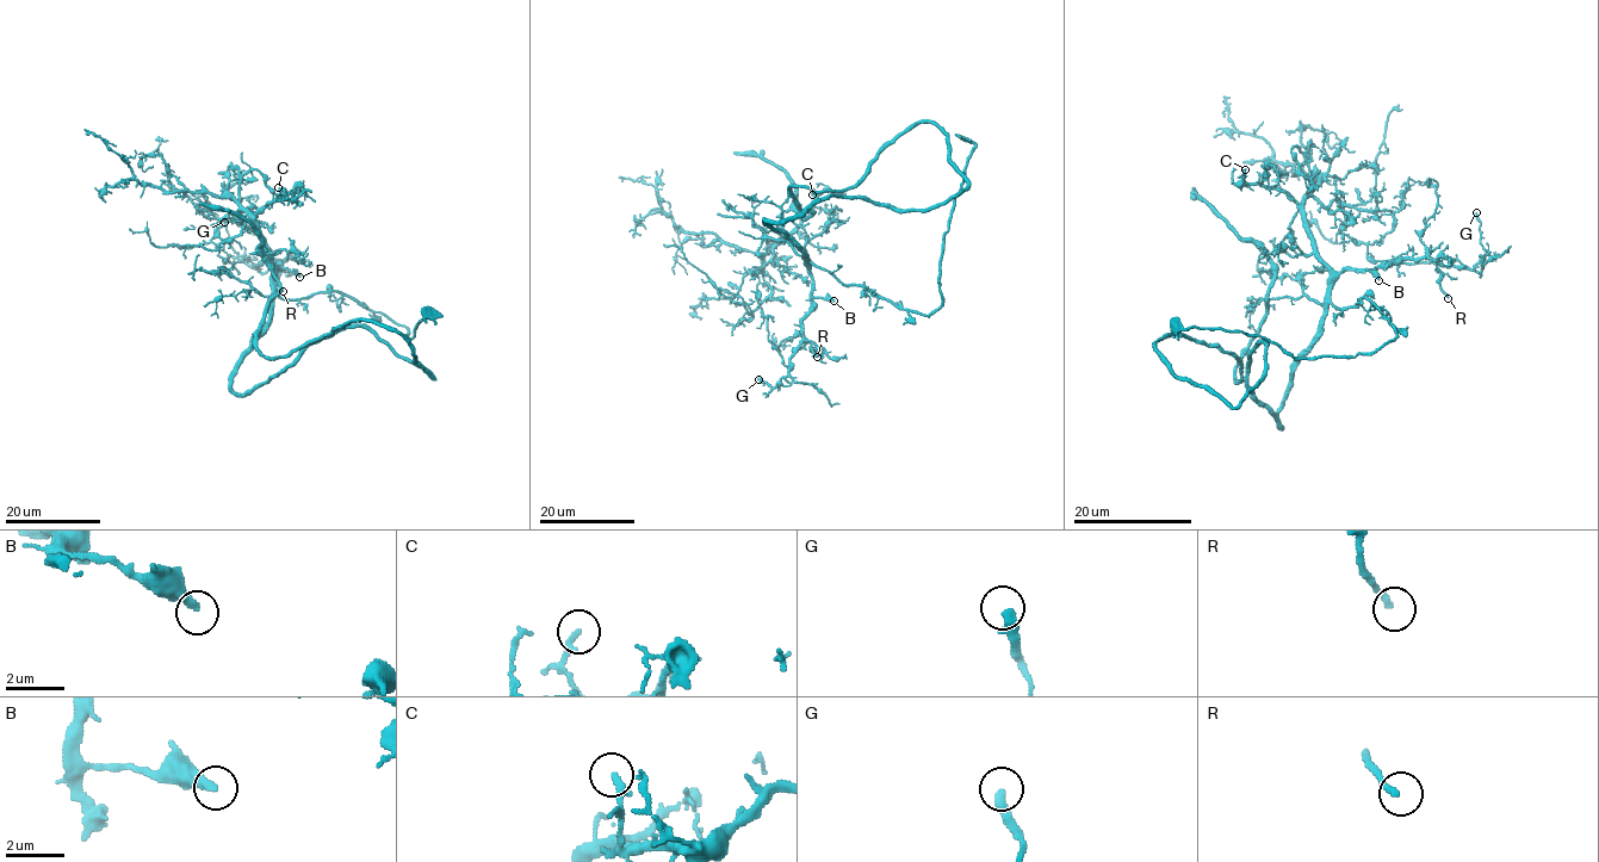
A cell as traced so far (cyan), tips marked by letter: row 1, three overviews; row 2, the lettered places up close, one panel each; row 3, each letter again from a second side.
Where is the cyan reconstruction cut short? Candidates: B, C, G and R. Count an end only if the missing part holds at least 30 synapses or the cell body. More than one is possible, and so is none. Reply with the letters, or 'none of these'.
B

